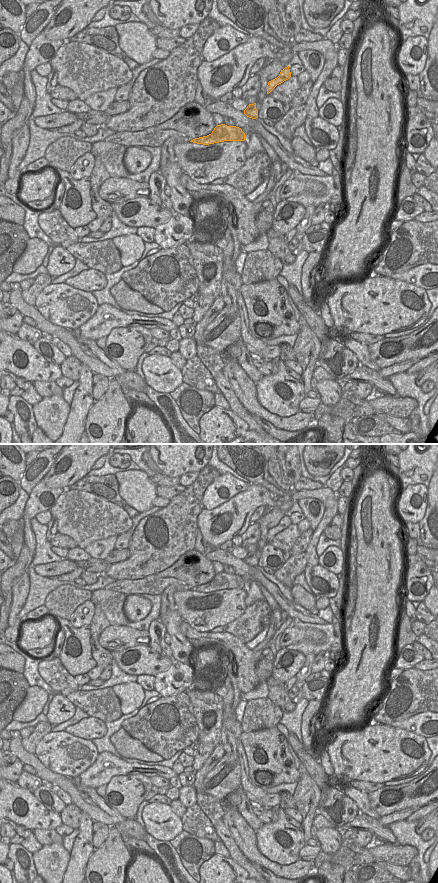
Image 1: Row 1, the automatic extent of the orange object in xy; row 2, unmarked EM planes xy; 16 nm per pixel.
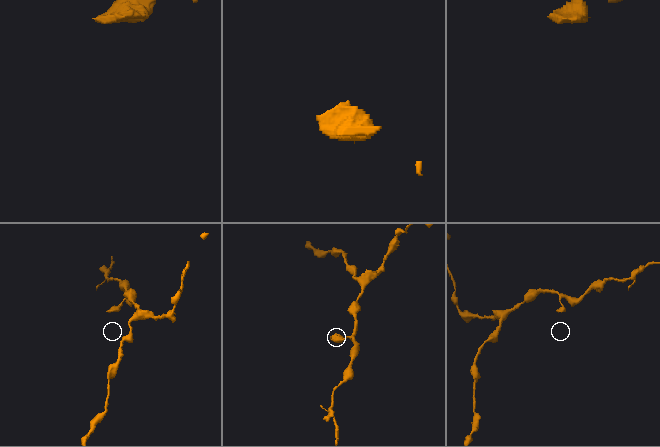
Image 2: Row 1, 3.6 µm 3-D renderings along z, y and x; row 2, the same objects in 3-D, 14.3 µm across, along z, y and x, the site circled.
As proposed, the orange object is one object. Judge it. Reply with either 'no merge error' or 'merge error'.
no merge error

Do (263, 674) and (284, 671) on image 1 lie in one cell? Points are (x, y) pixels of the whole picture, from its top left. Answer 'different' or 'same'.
different

